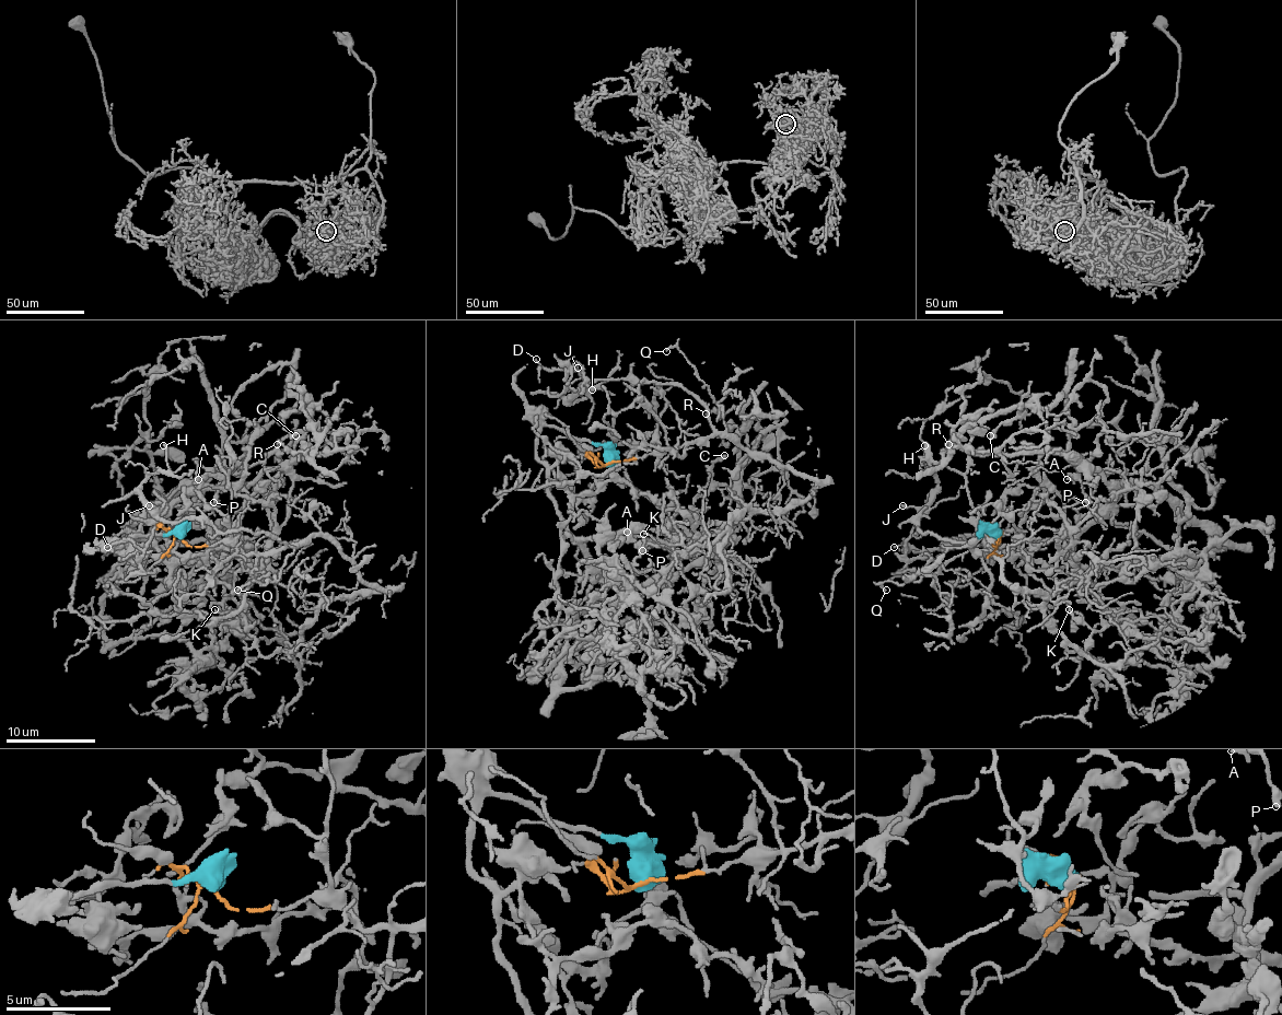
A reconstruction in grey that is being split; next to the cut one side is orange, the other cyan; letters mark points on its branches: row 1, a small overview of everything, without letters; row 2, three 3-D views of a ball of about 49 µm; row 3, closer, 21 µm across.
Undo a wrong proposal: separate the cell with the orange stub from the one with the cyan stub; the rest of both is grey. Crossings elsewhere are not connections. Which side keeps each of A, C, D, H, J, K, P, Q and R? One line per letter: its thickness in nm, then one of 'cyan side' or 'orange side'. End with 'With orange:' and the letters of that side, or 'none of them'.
A: calibre 200 nm; orange side
C: calibre 240 nm; orange side
D: calibre 110 nm; orange side
H: calibre 150 nm; orange side
J: calibre 170 nm; orange side
K: calibre 120 nm; orange side
P: calibre 360 nm; orange side
Q: calibre 150 nm; orange side
R: calibre 240 nm; orange side
With orange: A, C, D, H, J, K, P, Q, R

